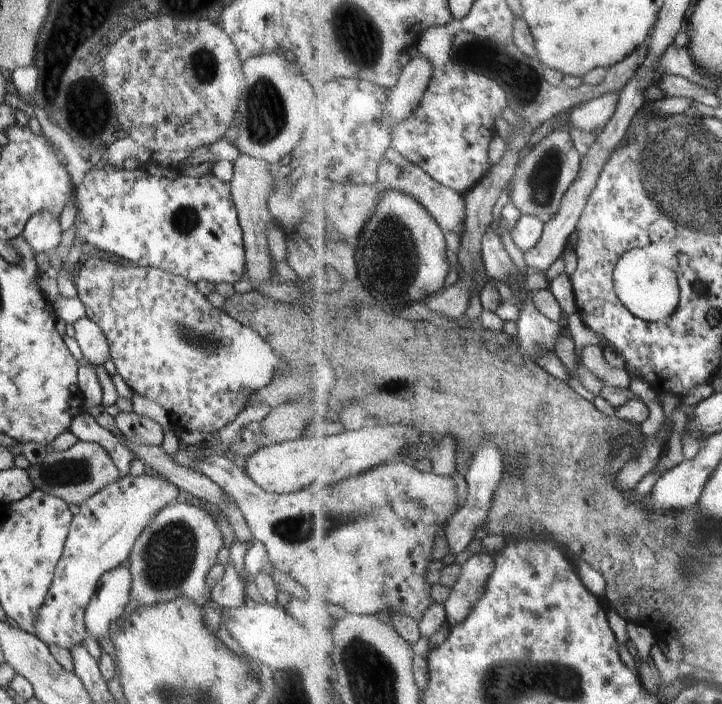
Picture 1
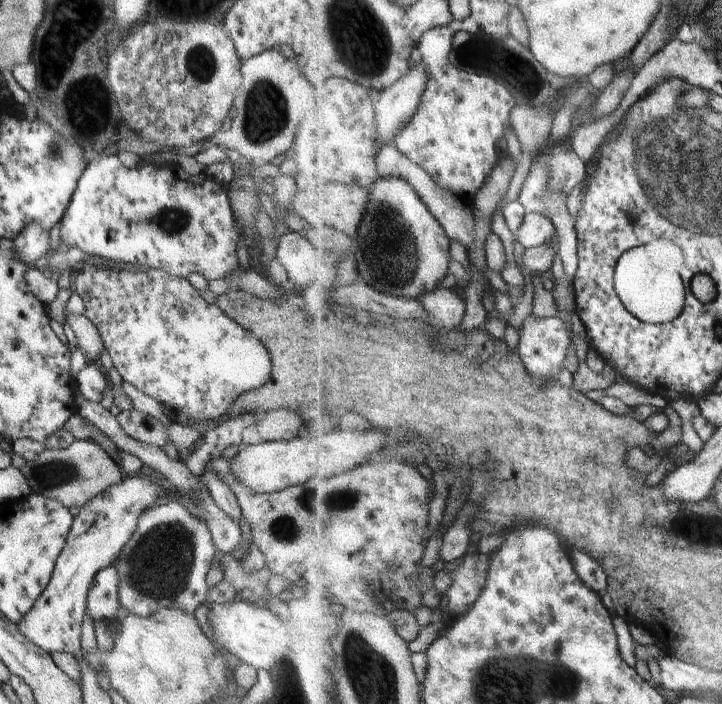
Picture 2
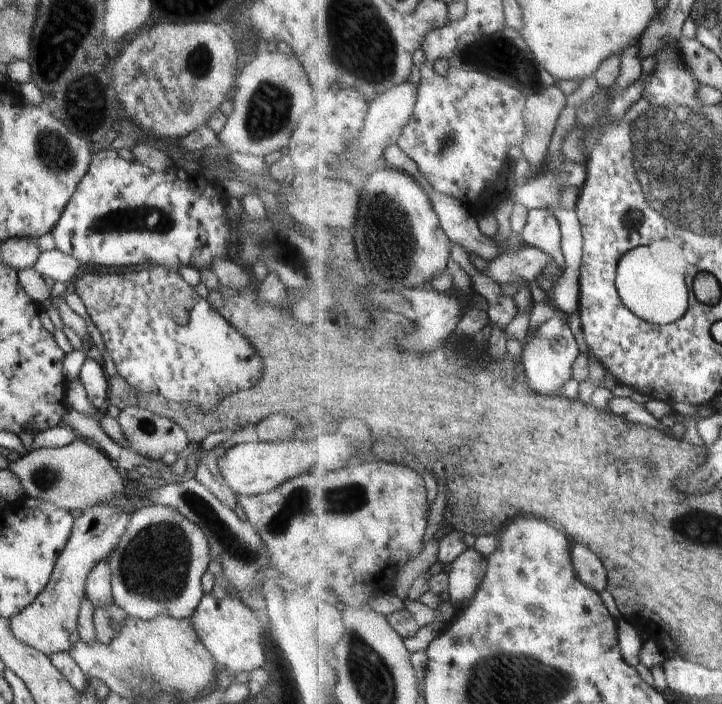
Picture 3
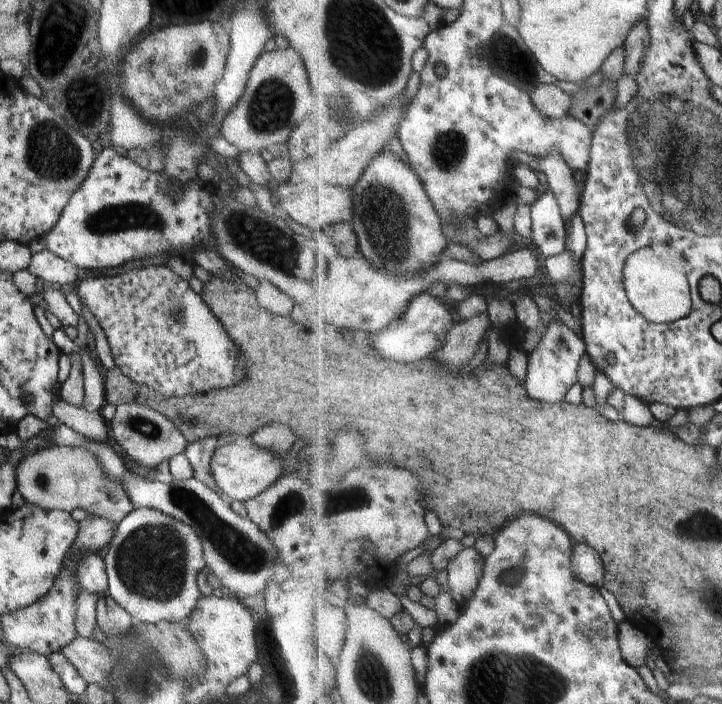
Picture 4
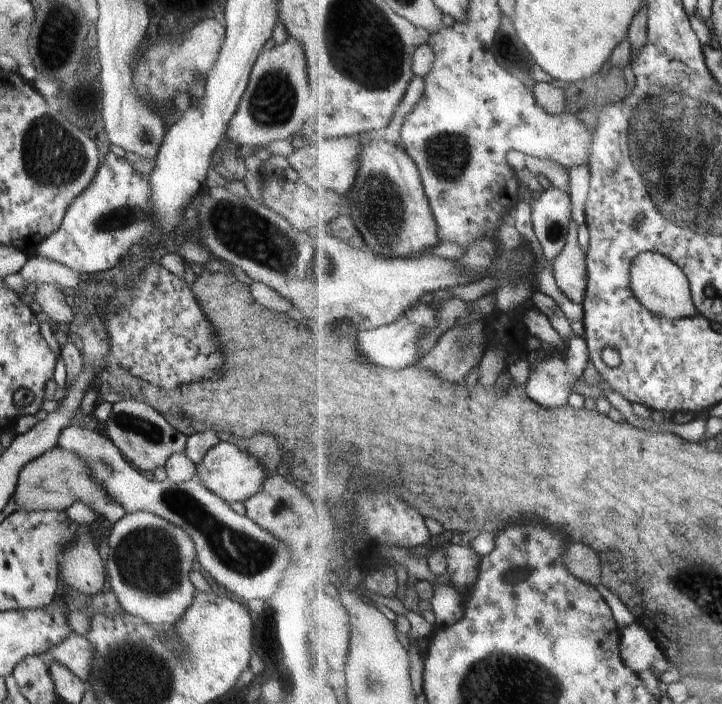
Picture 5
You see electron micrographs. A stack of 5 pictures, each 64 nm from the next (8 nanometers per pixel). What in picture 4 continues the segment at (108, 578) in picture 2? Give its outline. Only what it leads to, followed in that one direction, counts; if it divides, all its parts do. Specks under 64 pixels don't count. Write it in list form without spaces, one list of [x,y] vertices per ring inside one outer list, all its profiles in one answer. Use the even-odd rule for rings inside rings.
[[[86,554],[78,560],[76,578],[82,589],[98,598],[109,596],[108,578],[104,560],[98,554]]]

